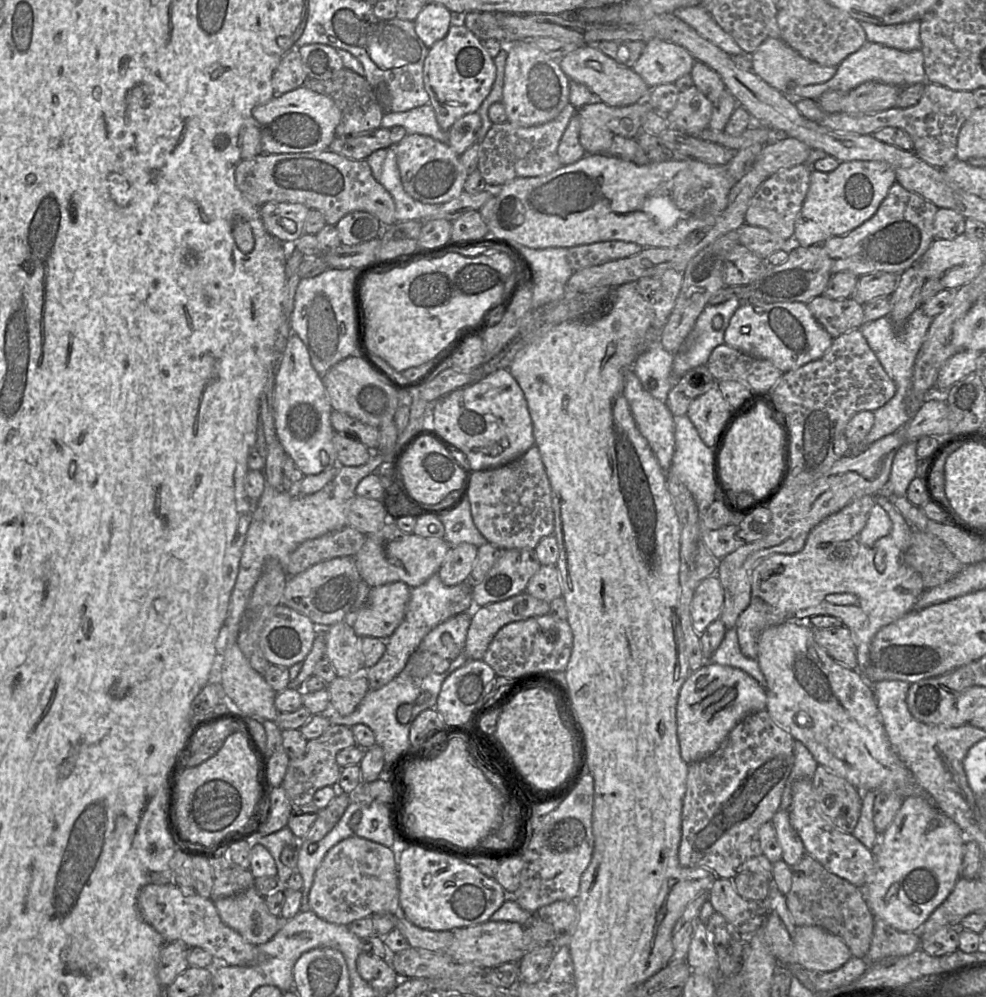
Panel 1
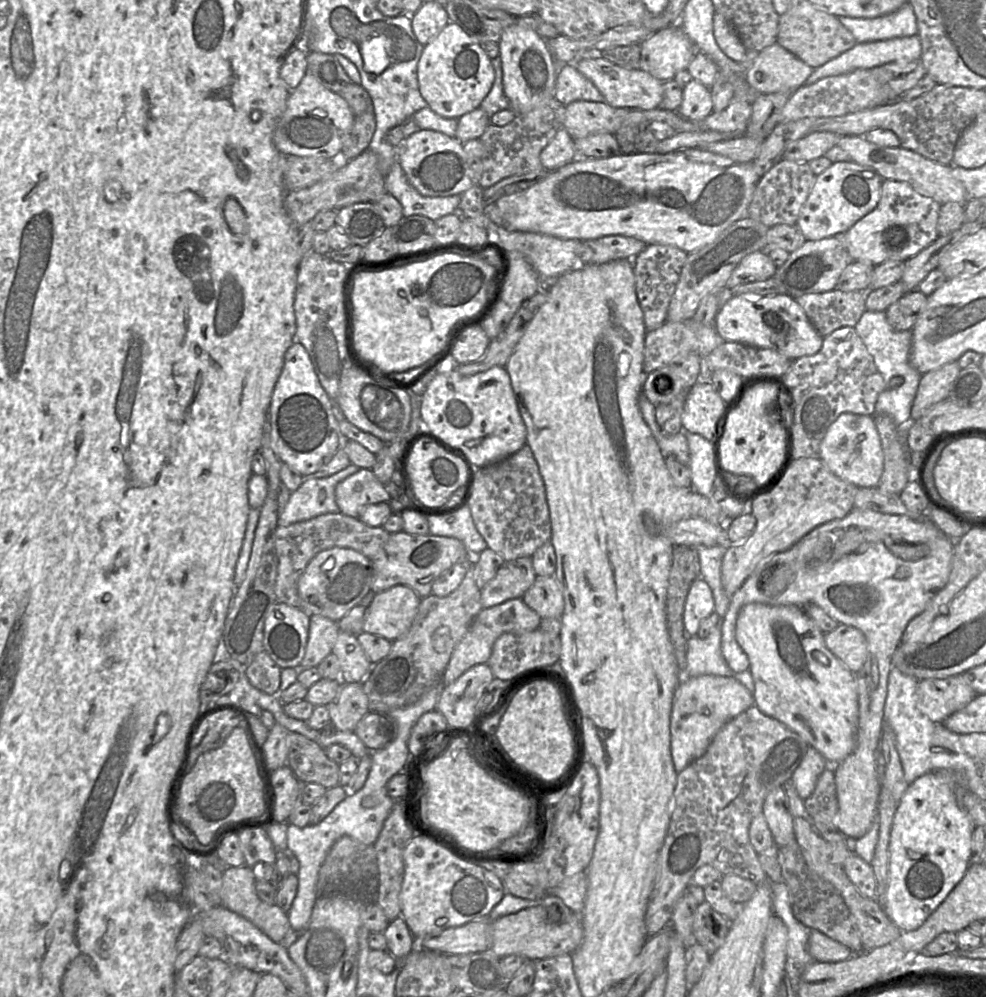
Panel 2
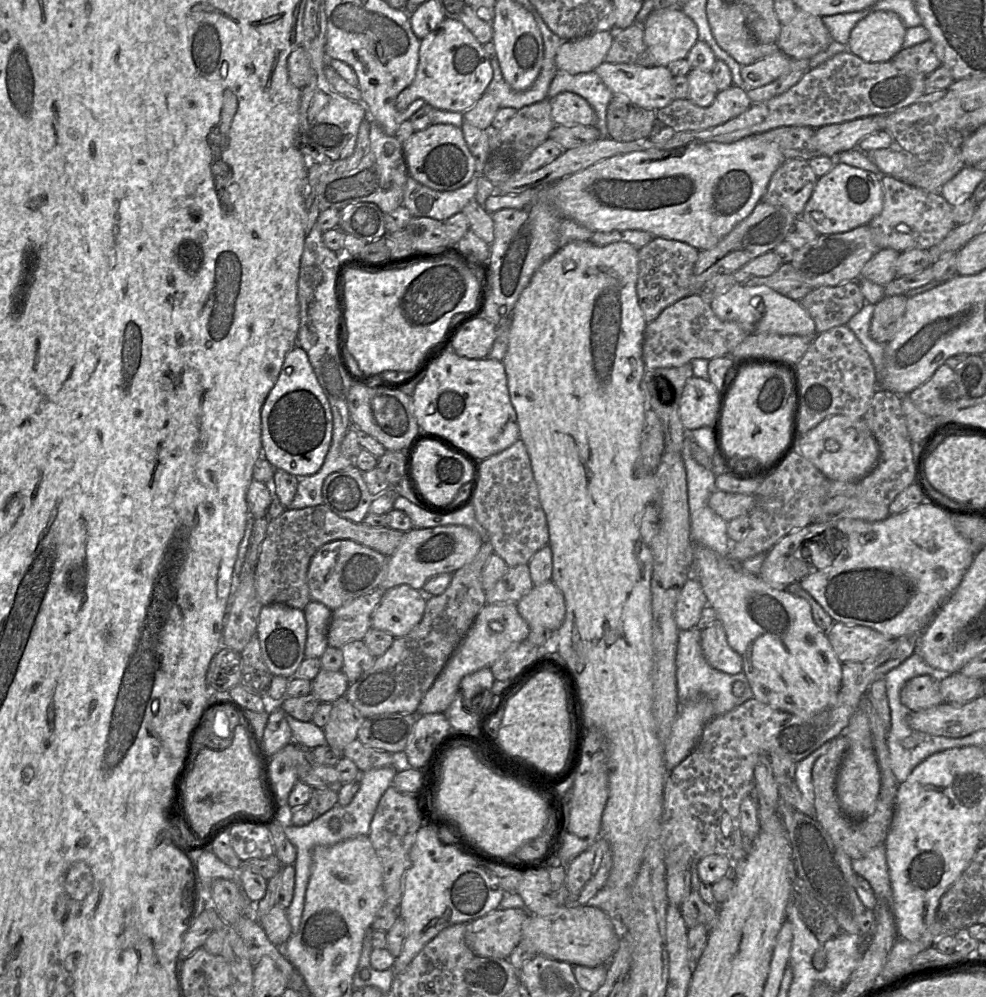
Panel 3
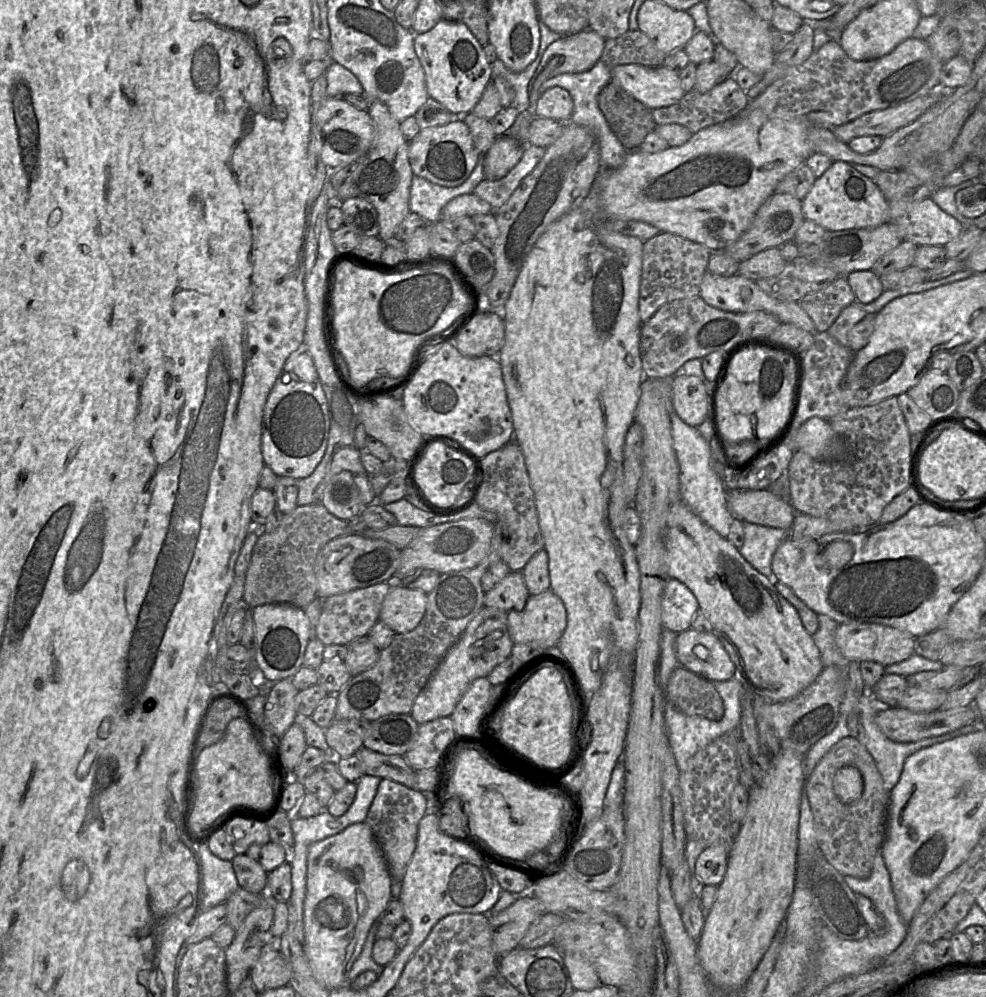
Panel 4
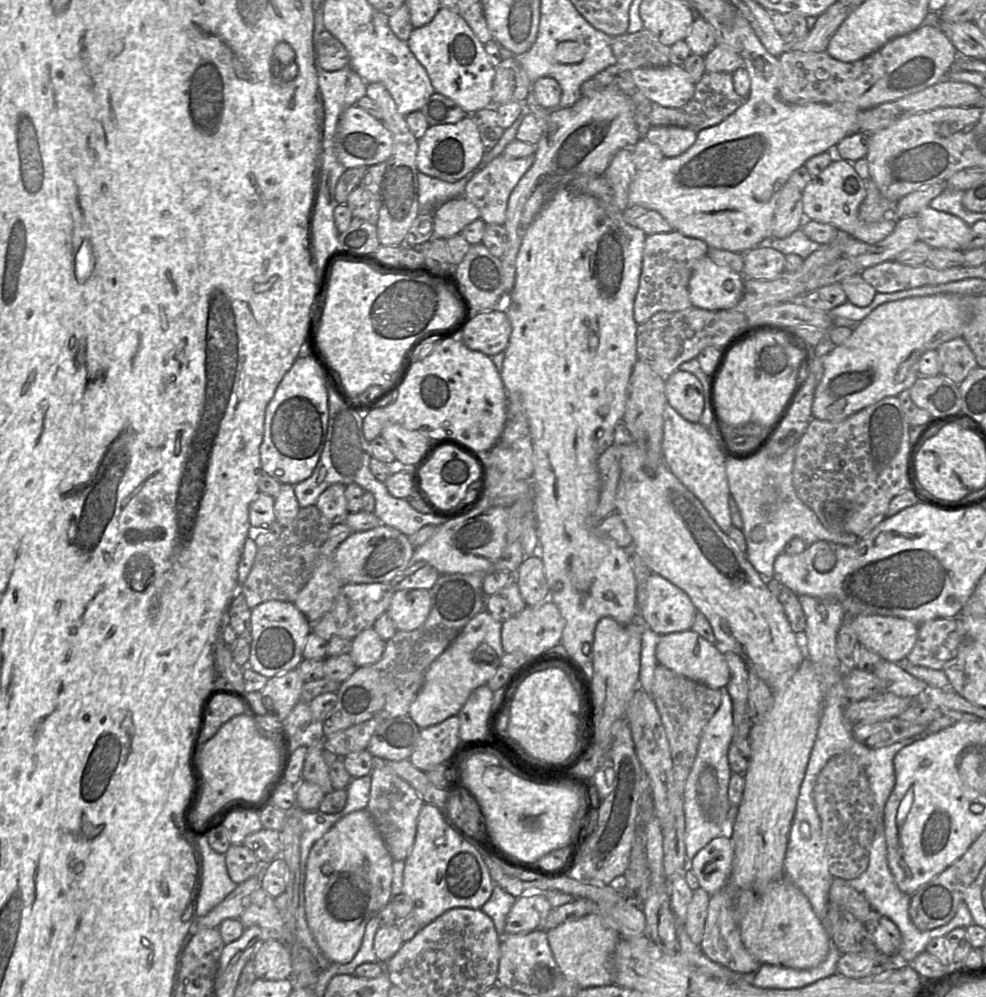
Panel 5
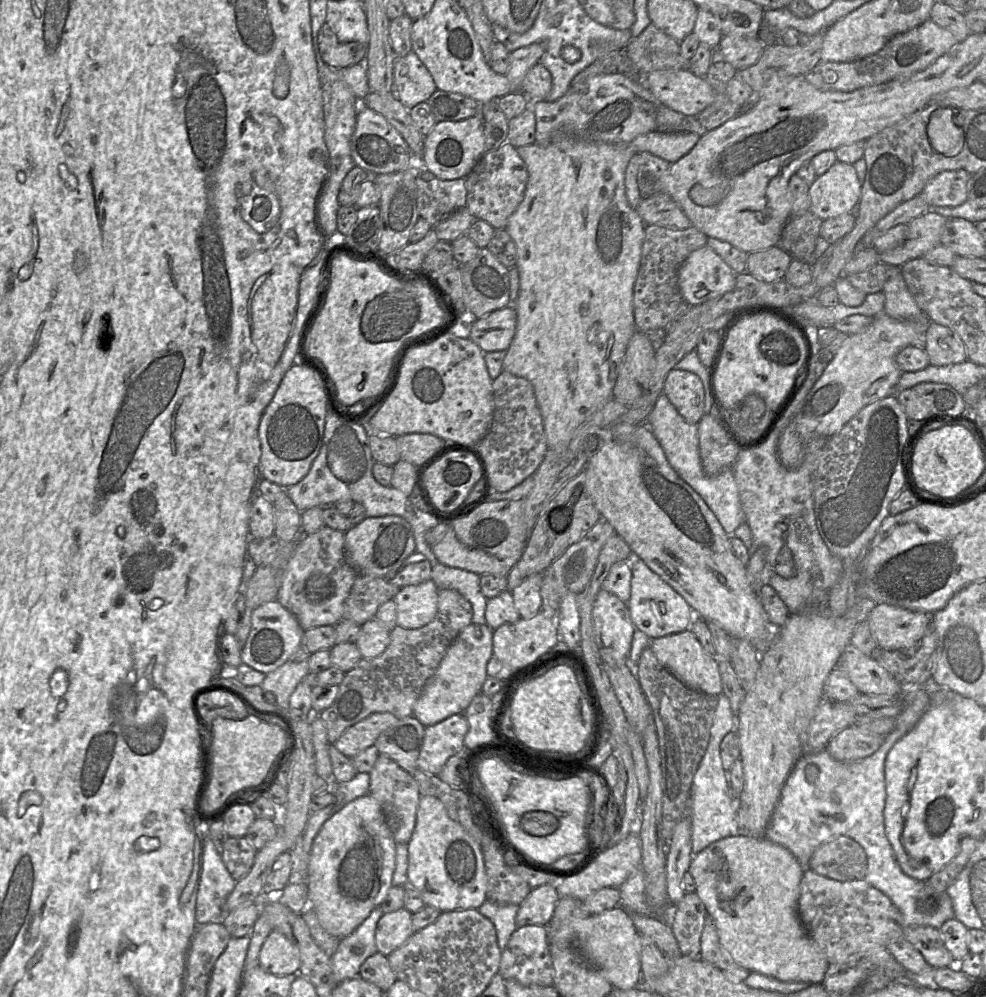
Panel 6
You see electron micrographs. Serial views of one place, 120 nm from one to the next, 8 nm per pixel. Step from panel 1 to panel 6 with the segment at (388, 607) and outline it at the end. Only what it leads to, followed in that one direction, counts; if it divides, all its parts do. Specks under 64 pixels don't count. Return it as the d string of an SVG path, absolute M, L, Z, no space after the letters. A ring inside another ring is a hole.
M432 579L402 587L393 598L397 624L416 629L430 623L437 613L438 591L439 588Z

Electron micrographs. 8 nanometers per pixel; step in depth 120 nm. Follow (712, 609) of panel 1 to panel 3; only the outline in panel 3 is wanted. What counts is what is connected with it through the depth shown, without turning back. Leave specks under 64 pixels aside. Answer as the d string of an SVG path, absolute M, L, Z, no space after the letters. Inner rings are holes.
M690 577L683 586L675 609L679 630L694 629L702 610L708 605L707 597L697 579Z

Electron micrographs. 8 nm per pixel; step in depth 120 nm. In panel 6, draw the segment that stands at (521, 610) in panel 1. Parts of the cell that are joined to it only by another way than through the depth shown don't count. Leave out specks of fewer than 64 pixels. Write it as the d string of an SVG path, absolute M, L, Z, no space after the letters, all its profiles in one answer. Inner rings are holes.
M471 623L466 626L449 646L436 672L427 680L413 707L413 716L425 727L437 724L446 718L463 713L471 701L482 691L486 680L486 667L493 656L493 632L487 624Z

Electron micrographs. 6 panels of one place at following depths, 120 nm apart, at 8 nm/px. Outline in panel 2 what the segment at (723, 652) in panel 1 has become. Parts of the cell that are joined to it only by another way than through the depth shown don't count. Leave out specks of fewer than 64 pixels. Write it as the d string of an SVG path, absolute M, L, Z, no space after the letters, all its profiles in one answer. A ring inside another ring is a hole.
M722 619L708 637L691 636L687 639L685 674L687 677L713 675L732 677L754 694L755 684L749 670L734 672L726 663L721 652Z

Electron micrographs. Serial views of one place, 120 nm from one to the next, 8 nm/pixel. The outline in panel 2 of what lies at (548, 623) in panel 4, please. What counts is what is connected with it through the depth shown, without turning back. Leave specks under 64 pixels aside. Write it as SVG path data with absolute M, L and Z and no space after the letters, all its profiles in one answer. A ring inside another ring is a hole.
M537 576L521 599L541 619L560 618L564 611L562 589L554 576Z

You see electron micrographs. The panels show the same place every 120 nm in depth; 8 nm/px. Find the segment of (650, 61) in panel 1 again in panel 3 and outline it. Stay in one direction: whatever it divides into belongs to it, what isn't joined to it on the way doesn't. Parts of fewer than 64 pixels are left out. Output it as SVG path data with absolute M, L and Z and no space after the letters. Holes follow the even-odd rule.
M659 7L642 23L644 43L654 65L684 59L698 41L696 24L678 7Z

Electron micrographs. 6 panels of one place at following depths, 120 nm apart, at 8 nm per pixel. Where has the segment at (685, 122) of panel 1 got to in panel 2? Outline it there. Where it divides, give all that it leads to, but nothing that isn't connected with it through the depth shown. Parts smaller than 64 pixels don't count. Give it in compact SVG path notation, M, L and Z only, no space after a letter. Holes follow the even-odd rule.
M691 79L682 89L682 102L677 113L687 120L701 123L713 112L710 88Z

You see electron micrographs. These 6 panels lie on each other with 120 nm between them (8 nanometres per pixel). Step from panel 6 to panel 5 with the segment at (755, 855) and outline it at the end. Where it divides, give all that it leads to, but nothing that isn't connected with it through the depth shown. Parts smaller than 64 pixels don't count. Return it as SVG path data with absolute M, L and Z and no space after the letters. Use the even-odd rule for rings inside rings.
M719 836L701 849L692 860L692 871L700 888L710 895L718 892L732 872L734 848L732 839ZM786 877L771 883L762 893L742 891L736 909L741 939L761 964L810 969L827 957L830 938L823 924L808 898Z

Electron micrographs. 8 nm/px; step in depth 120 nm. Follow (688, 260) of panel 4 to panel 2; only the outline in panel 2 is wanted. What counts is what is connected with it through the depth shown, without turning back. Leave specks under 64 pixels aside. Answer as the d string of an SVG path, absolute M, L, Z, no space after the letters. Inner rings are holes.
M652 244L633 259L636 294L643 311L646 332L661 327L667 321L670 301L688 254L671 245Z

